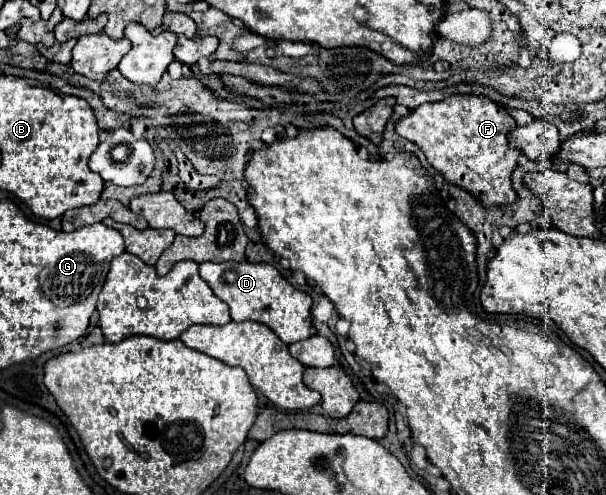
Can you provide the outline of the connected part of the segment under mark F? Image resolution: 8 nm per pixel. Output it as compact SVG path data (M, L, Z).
M452 95L440 103L424 103L396 123L396 133L420 147L428 163L442 177L468 189L484 207L512 205L518 195L512 189L510 175L518 165L520 151L512 149L508 135L516 121L504 107L478 95Z

